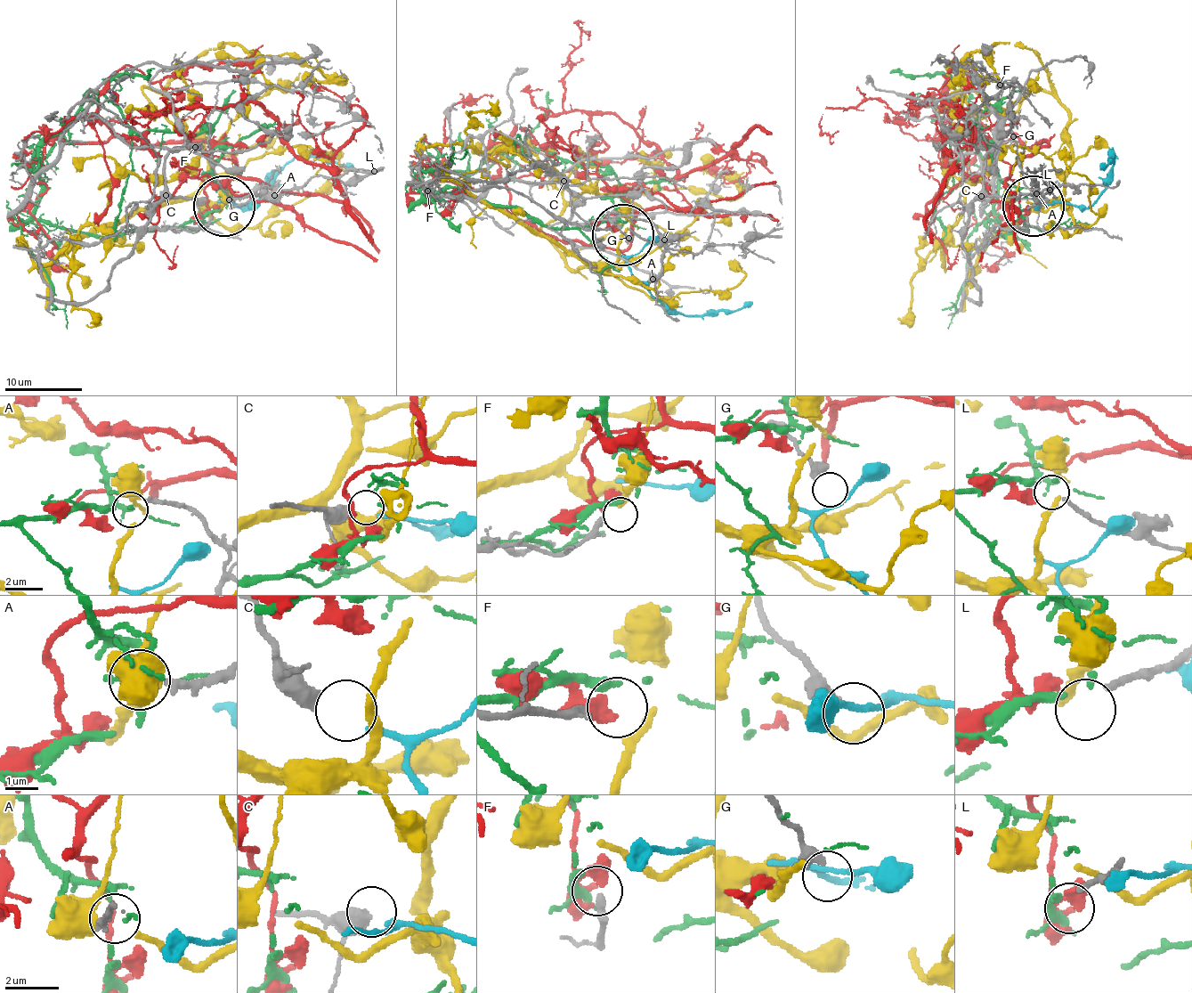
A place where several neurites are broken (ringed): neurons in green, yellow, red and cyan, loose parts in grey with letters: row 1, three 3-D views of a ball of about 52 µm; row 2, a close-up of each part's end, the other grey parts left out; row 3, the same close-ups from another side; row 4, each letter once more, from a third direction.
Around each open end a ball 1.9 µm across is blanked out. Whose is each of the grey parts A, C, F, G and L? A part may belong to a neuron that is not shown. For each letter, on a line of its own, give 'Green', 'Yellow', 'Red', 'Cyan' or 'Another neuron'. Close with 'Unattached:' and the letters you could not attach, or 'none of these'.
A: Another neuron
C: Cyan
F: Another neuron
G: Another neuron
L: Green
Unattached: A, F, G

